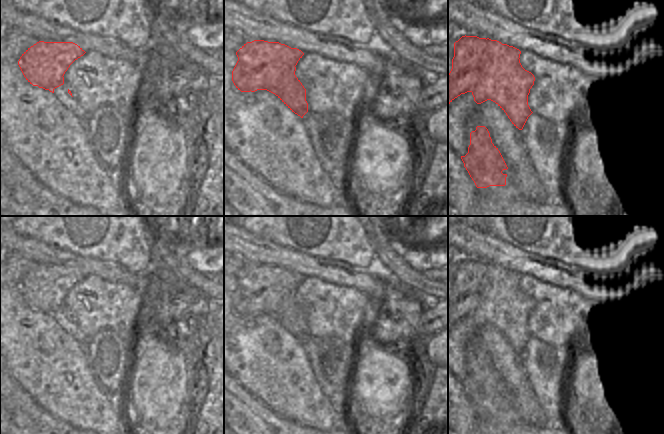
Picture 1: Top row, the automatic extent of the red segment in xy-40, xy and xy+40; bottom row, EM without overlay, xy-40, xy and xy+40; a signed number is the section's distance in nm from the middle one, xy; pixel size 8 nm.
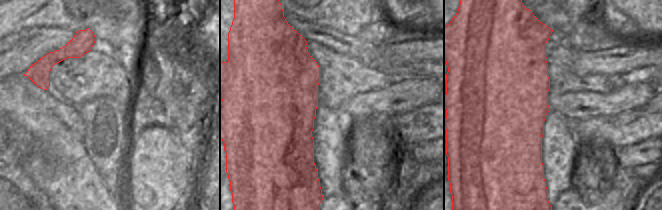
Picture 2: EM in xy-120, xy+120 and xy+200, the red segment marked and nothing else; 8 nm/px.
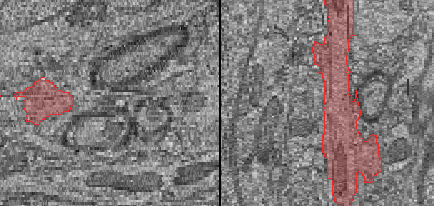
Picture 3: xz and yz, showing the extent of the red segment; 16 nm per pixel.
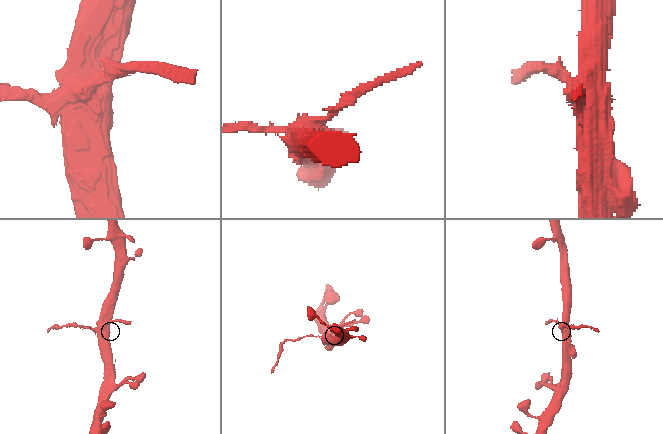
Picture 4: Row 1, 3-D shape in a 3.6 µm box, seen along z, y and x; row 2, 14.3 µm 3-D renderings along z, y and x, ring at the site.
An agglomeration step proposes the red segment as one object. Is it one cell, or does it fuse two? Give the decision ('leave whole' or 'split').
split

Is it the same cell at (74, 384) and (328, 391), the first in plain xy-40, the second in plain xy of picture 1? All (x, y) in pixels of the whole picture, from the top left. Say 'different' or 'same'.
different

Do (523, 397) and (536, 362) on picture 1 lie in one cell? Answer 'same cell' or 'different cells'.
different cells

